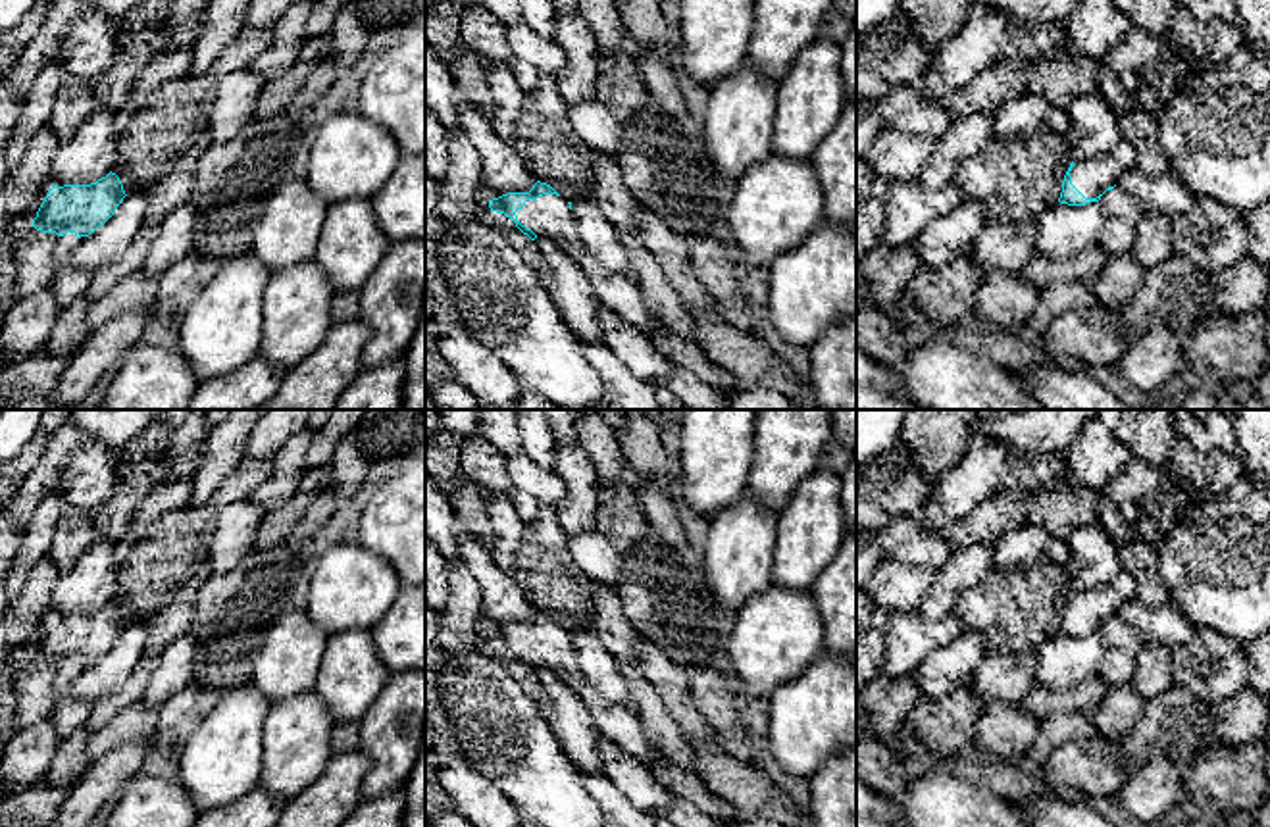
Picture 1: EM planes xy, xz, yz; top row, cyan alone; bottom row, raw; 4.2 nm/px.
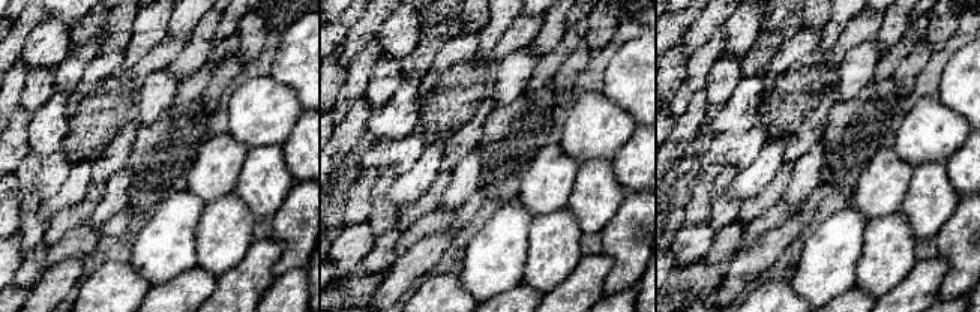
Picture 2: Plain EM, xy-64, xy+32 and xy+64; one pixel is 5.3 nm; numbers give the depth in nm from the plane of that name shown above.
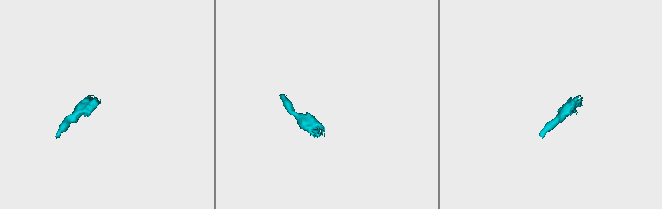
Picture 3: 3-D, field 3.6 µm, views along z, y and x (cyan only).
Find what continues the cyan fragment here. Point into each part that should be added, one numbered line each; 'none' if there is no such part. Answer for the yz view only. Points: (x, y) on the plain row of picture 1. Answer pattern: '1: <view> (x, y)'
1: yz (1092, 608)

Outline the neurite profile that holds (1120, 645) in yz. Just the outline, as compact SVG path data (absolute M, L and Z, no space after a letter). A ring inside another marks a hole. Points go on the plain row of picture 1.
M1120 617L1106 621L1099 635L1103 639L1103 660L1095 675L1106 685L1106 689L1130 683L1143 642Z

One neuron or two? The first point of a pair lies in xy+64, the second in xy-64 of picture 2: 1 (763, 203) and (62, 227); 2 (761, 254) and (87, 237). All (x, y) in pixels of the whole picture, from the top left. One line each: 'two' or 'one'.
1: one
2: two

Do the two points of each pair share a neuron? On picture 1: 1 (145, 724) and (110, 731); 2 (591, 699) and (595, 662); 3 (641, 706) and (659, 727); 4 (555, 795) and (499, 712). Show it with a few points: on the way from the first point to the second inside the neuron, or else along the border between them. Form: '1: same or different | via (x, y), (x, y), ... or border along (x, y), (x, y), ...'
1: same | via (137, 724), (127, 724), (118, 731)
2: different | border along (584, 679), (605, 697), (632, 710)
3: same | via (647, 712), (657, 722)
4: same | via (535, 774), (510, 733)

